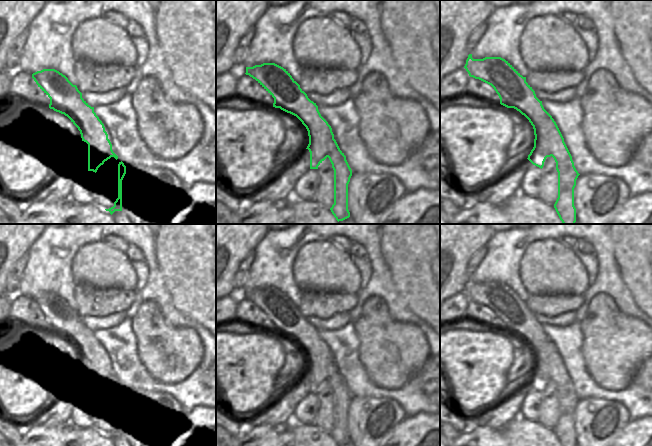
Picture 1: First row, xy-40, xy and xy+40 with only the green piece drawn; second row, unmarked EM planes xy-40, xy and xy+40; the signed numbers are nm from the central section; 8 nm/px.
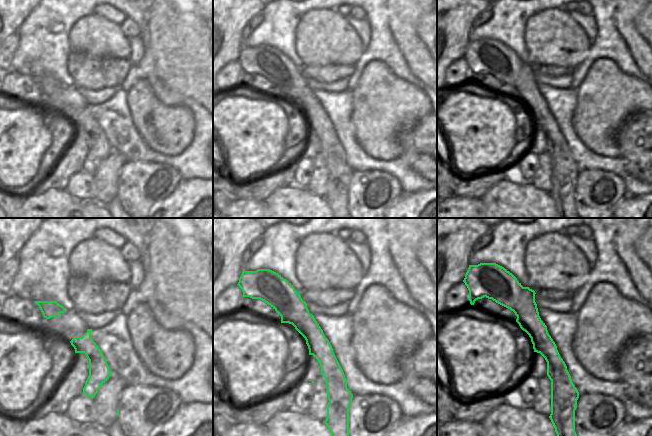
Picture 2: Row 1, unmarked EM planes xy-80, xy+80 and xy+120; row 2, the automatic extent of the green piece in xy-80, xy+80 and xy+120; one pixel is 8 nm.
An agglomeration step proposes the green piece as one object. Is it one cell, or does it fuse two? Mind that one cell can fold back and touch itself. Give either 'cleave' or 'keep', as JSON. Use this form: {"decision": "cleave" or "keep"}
{"decision": "cleave"}

